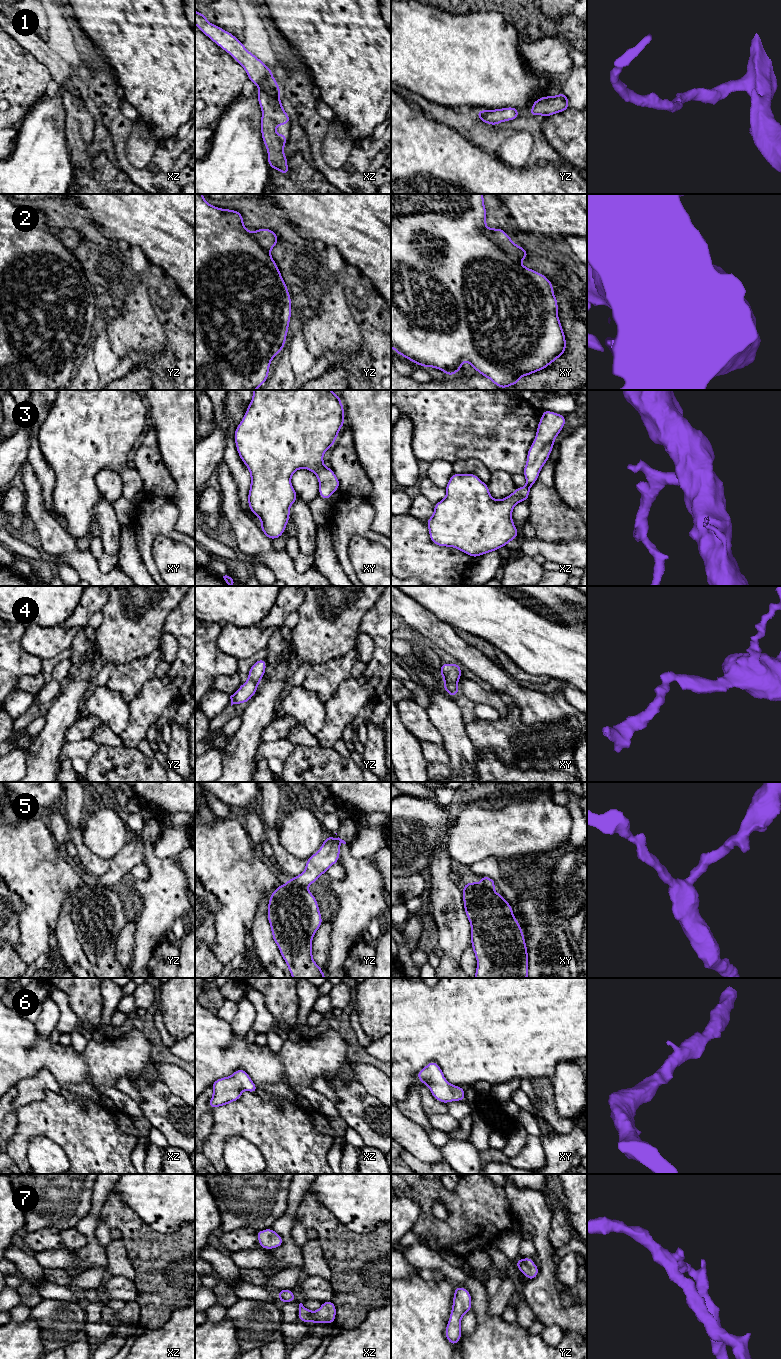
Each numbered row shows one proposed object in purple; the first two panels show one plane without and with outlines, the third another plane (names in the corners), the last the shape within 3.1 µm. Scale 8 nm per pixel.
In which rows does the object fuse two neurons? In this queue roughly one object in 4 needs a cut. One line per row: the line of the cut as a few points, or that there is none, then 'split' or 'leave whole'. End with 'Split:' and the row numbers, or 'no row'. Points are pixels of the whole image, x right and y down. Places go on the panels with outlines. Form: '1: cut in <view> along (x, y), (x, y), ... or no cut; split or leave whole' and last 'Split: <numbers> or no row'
1: no cut; leave whole
2: cut in xy along (487, 229), (488, 235), (517, 260); split
3: no cut; leave whole
4: no cut; leave whole
5: cut in yz along (289, 882), (306, 888); split
6: no cut; leave whole
7: no cut; leave whole
Split: 2, 5

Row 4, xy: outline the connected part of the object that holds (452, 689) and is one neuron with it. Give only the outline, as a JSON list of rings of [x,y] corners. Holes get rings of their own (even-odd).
[[[442,663],[440,675],[444,678],[443,689],[453,698],[459,693],[457,681],[461,680],[460,664]]]

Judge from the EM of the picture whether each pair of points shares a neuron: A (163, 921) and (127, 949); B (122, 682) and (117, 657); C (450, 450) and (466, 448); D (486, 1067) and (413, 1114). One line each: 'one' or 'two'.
A: two
B: two
C: one
D: two

